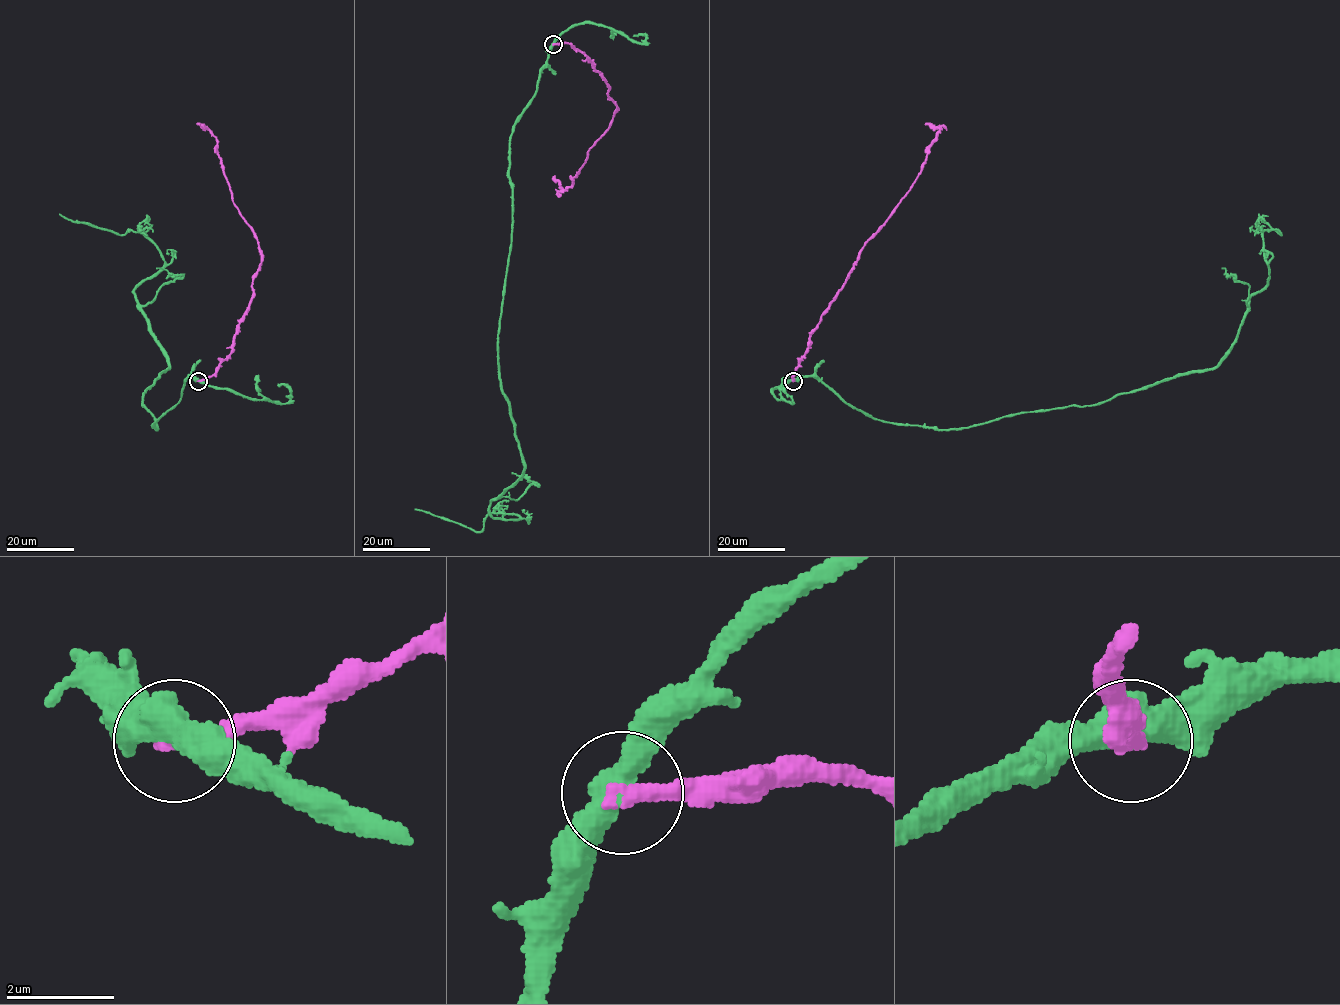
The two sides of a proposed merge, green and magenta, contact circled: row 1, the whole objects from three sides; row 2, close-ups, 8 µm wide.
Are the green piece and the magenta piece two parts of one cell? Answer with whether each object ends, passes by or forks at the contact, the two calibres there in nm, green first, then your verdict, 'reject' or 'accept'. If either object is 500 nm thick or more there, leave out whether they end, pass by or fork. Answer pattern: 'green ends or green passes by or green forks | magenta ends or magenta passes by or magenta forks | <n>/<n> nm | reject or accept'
550/320 nm | reject

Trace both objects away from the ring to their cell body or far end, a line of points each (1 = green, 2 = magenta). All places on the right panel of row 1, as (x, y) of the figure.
1: (793, 381), (817, 377), (874, 419), (968, 428), (1215, 368), (1267, 285), (1263, 232), (1281, 233), (1259, 213)
2: (793, 381), (811, 332), (858, 252), (921, 170), (939, 129), (925, 123)

